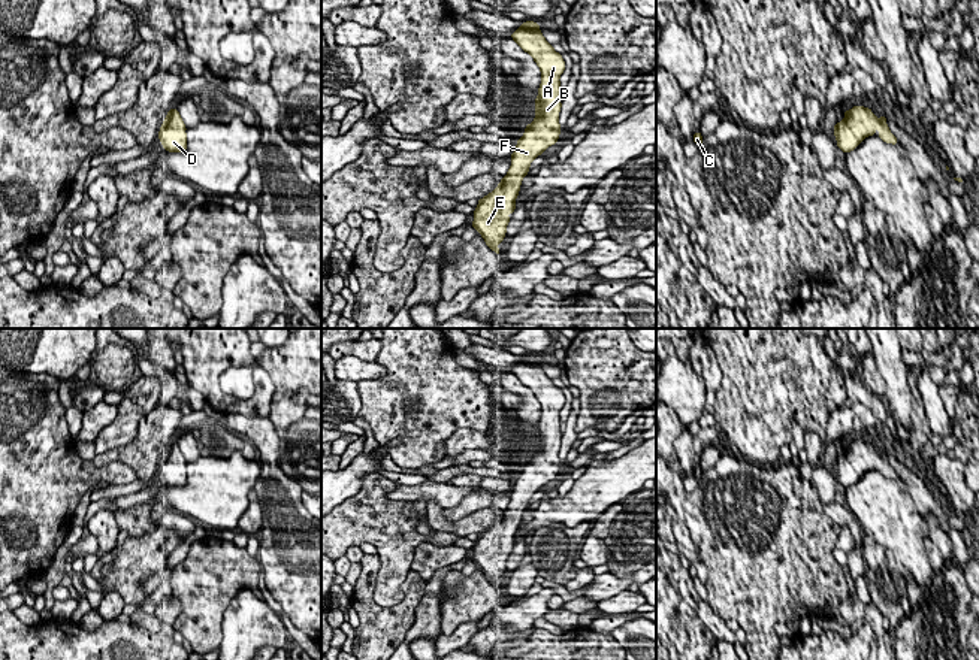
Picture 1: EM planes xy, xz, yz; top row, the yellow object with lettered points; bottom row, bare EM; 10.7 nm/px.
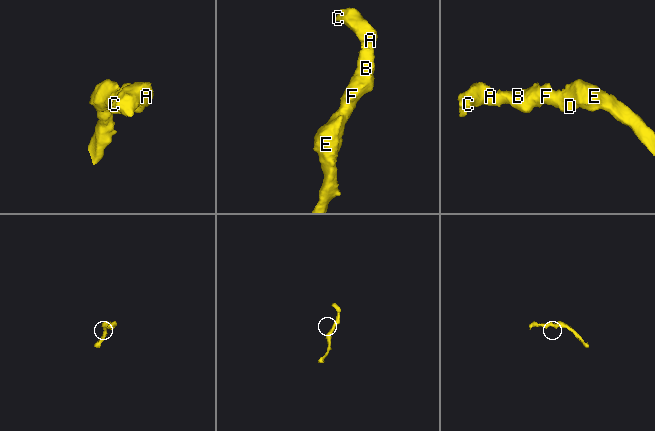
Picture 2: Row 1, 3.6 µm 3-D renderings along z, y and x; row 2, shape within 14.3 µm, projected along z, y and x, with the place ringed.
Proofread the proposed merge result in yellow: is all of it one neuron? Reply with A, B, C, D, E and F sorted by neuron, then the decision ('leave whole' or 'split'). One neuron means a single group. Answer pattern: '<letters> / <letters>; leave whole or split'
A B C D E F; leave whole

